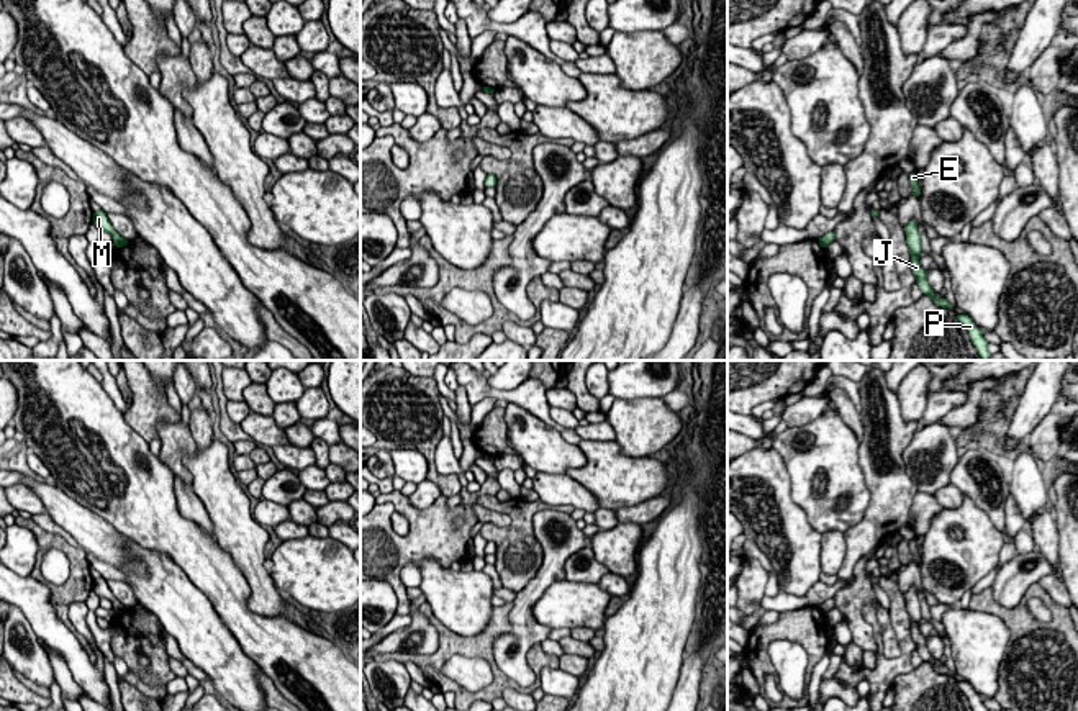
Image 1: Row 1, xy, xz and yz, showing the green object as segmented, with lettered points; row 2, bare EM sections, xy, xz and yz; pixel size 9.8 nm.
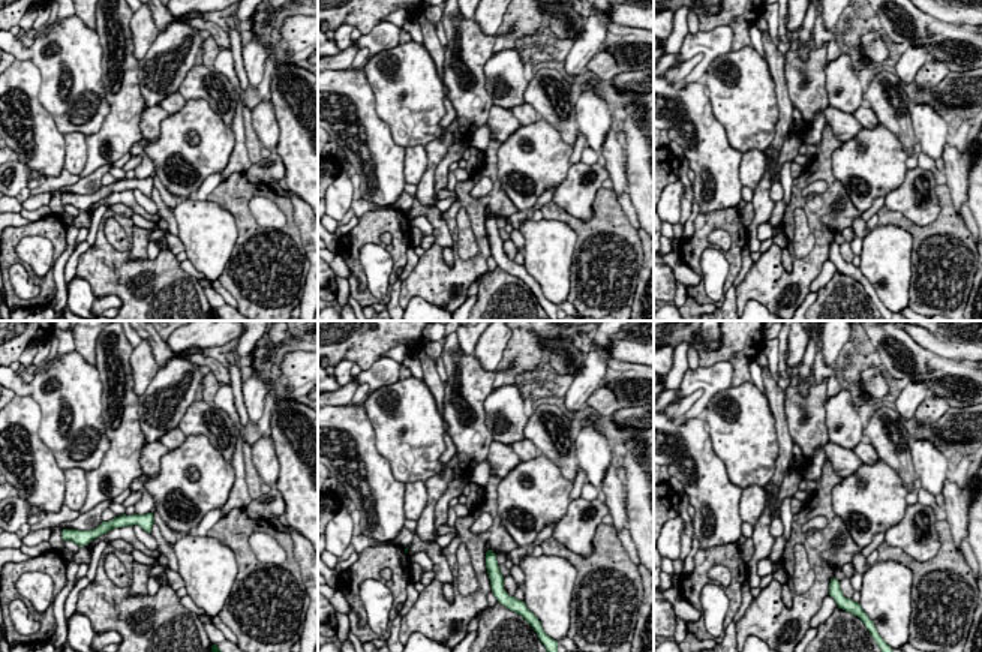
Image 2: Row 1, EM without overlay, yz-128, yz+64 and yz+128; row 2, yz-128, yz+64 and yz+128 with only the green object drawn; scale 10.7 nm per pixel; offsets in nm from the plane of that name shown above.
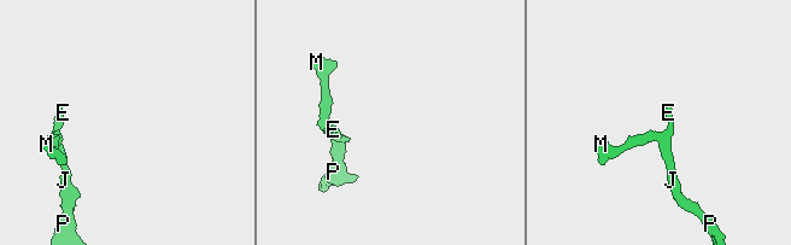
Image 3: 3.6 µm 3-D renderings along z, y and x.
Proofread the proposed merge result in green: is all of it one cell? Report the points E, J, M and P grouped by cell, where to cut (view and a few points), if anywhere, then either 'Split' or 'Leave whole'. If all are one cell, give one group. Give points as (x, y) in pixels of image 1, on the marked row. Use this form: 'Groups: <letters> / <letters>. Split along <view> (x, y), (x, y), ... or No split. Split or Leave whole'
Groups: E J M P. No split. Leave whole

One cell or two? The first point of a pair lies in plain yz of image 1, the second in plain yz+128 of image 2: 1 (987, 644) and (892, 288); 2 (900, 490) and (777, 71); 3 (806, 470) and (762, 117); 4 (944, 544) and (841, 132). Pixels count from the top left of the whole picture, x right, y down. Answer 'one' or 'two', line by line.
1: one
2: two
3: one
4: two

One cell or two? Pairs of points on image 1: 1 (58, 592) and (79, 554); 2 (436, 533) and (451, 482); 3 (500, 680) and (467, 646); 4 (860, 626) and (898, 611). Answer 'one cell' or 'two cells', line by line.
1: one cell
2: two cells
3: one cell
4: two cells

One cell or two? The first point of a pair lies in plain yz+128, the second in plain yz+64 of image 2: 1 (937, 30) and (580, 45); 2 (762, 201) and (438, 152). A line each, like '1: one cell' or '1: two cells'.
1: two cells
2: one cell

